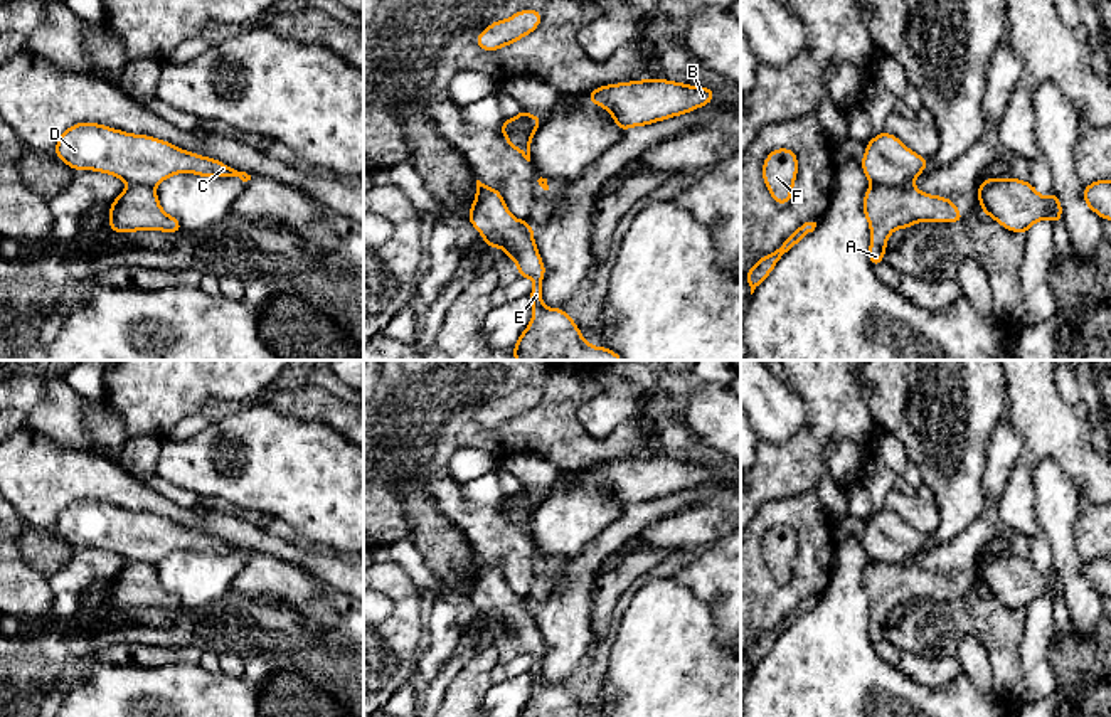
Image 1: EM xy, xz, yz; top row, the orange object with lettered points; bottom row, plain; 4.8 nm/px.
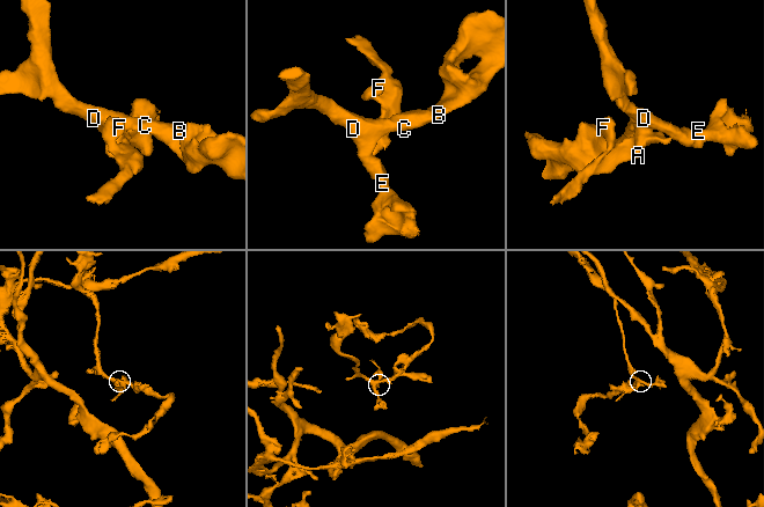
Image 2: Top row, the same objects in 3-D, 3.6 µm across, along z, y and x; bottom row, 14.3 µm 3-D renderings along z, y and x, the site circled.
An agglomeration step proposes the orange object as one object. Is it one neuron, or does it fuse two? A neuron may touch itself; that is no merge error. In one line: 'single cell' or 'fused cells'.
fused cells

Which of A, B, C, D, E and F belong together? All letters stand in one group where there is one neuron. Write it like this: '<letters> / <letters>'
A F / B C D E

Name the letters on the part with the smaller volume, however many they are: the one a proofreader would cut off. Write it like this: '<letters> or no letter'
A, F

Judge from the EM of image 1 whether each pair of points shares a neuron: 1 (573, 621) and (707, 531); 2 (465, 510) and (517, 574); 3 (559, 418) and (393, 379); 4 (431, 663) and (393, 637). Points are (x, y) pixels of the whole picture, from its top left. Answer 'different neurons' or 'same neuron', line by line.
1: different neurons
2: same neuron
3: same neuron
4: different neurons

